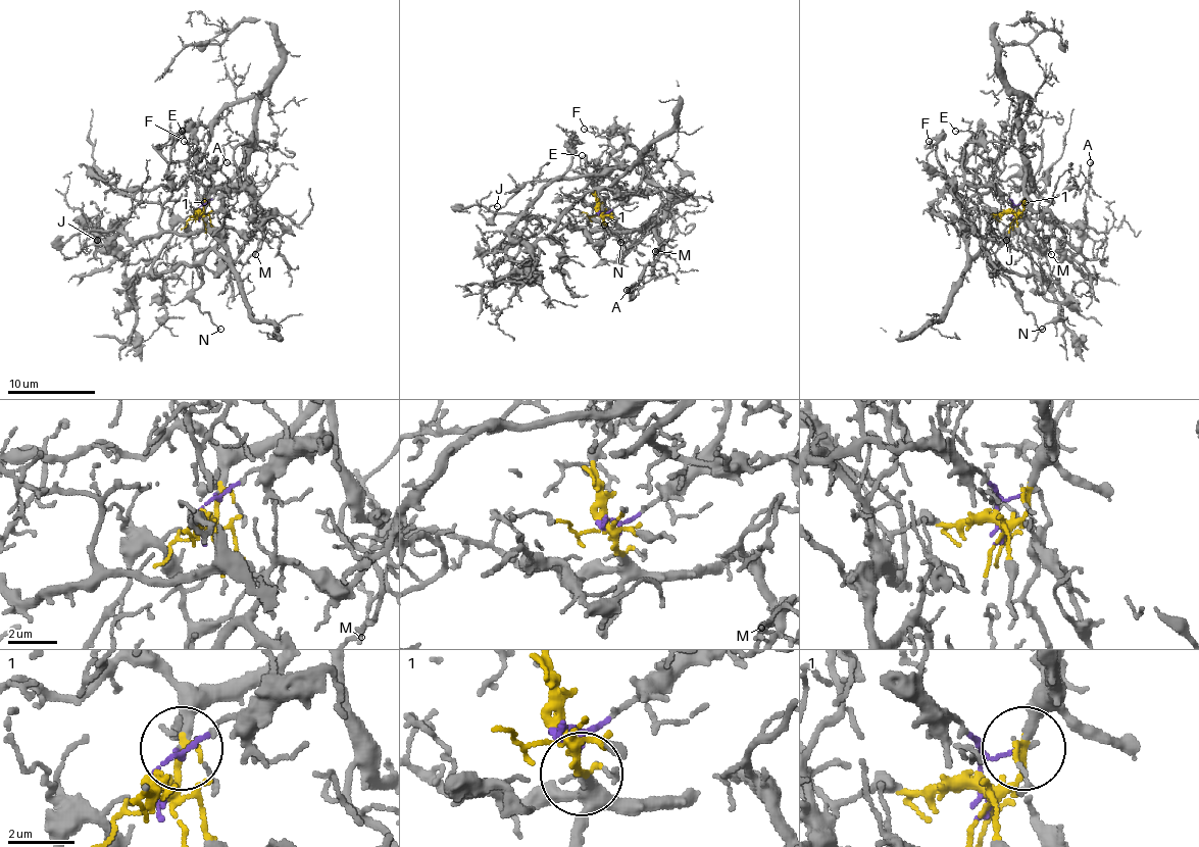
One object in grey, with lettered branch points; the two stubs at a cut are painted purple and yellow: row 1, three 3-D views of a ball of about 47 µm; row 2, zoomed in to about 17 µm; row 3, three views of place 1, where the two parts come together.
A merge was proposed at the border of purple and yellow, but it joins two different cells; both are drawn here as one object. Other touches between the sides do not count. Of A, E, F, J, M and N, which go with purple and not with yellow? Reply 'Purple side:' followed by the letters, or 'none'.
Purple side: E, F, J, N

